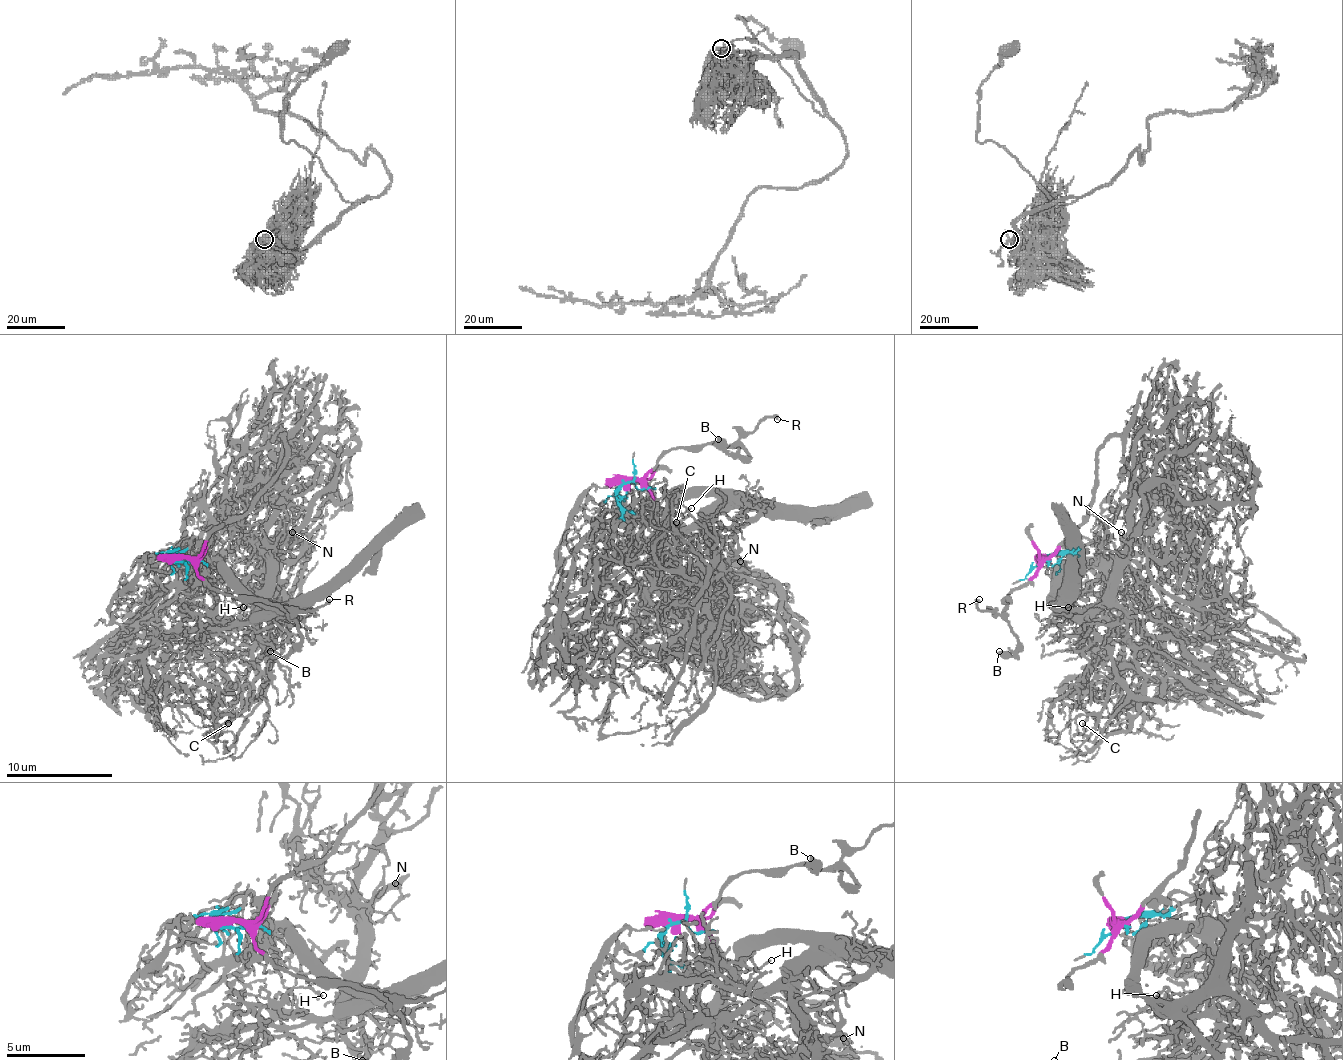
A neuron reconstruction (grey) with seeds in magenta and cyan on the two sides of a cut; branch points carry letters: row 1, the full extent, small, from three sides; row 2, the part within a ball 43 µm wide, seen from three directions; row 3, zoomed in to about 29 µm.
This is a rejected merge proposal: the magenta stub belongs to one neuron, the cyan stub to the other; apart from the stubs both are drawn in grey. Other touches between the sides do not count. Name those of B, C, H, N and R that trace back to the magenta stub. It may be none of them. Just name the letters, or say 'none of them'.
B, R

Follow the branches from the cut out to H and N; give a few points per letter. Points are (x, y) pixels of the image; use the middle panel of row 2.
H: (621, 483), (619, 502), (637, 520), (640, 512), (629, 526), (635, 536), (645, 504), (672, 515), (690, 507)
N: (621, 483), (619, 502), (640, 523), (650, 565), (674, 587), (693, 592), (693, 576), (738, 571), (741, 560)

